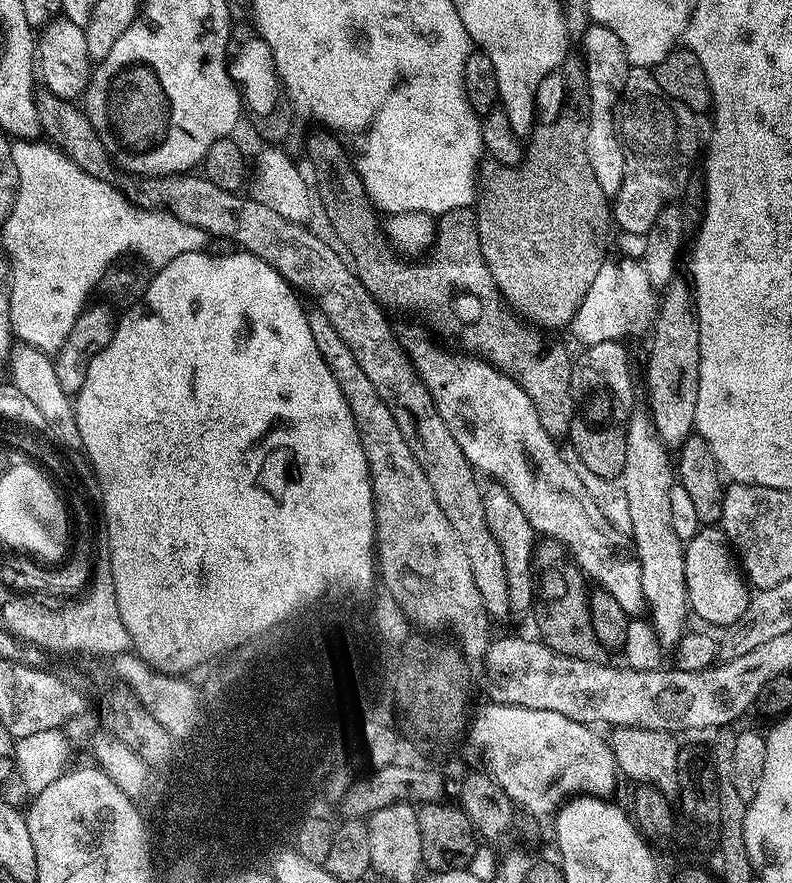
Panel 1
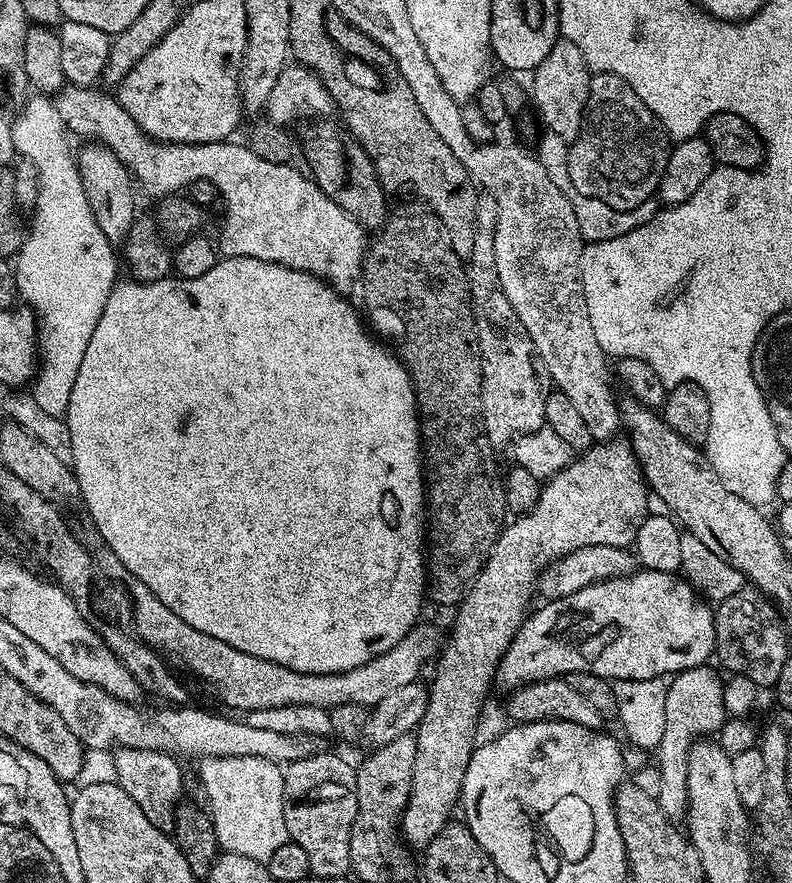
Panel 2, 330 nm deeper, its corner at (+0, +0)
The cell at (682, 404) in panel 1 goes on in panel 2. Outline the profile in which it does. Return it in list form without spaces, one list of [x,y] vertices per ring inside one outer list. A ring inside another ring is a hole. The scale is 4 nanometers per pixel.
[[[613,438],[607,442],[593,443],[587,452],[579,453],[571,464],[549,480],[543,481],[540,497],[534,508],[524,515],[517,515],[512,520],[513,524],[503,525],[500,535],[492,543],[488,561],[455,609],[456,621],[452,624],[452,633],[449,636],[447,633],[446,643],[434,664],[436,673],[432,676],[432,682],[430,681],[426,712],[414,731],[416,757],[412,789],[402,817],[402,836],[409,845],[427,846],[444,825],[449,823],[451,816],[448,815],[451,814],[452,807],[455,804],[457,807],[466,766],[477,743],[476,727],[480,724],[480,707],[488,696],[488,687],[494,684],[496,667],[504,657],[504,651],[510,647],[512,639],[516,637],[516,629],[526,619],[524,607],[528,604],[527,592],[531,588],[533,591],[534,581],[549,567],[550,562],[559,560],[561,556],[569,556],[575,548],[628,548],[635,541],[638,526],[642,526],[644,519],[650,515],[648,500],[650,501],[650,489],[644,480],[638,458],[632,453],[631,443],[624,438]]]

